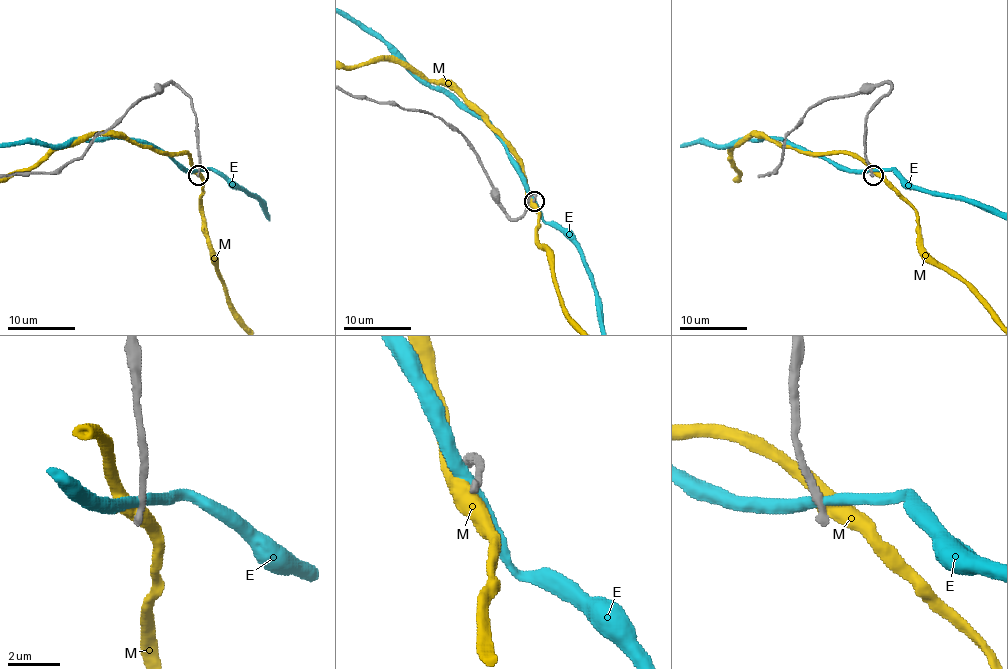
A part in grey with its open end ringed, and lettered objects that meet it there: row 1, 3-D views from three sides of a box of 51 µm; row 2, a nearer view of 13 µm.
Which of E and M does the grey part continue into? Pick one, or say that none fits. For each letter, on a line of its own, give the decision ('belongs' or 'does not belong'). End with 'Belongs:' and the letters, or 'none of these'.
E: does not belong
M: does not belong
Belongs: none of these

